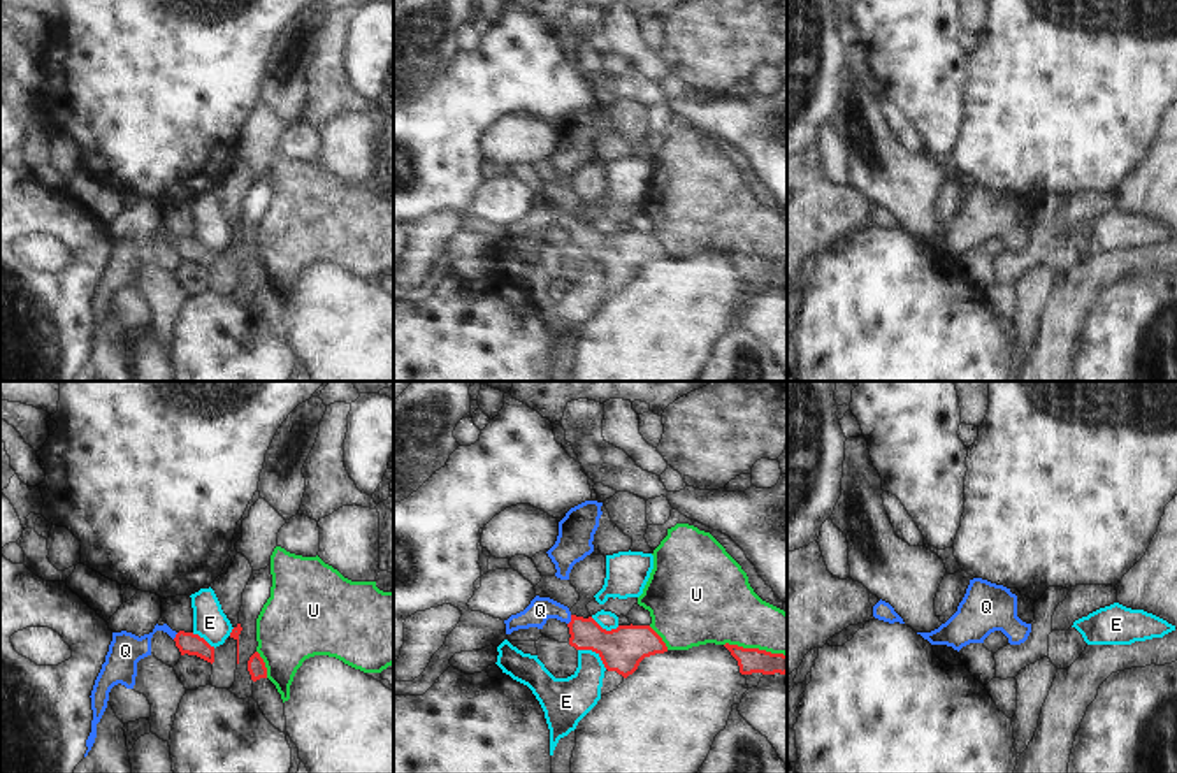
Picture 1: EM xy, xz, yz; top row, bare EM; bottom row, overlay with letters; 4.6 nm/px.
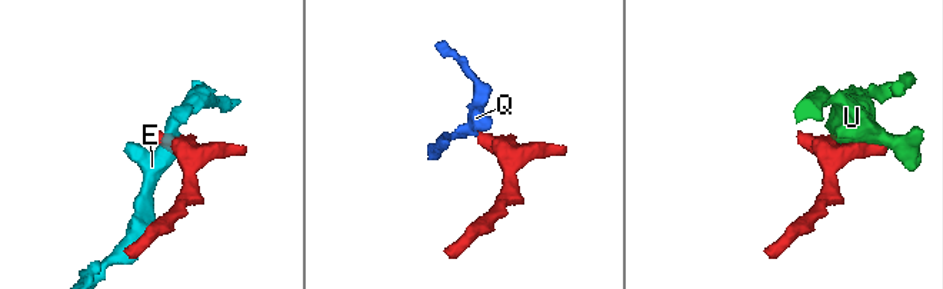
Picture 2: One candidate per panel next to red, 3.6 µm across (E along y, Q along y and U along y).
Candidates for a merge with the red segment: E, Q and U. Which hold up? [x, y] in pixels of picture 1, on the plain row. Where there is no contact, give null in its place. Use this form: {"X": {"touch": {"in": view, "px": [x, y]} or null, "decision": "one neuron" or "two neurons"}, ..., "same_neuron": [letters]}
{"E": {"touch": {"in": "xz", "px": [594, 257]}, "decision": "two neurons"}, "Q": {"touch": {"in": "xz", "px": [571, 227]}, "decision": "one neuron"}, "U": {"touch": {"in": "xz", "px": [756, 255]}, "decision": "two neurons"}, "same_neuron": ["Q"]}

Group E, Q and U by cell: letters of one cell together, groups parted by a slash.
E / Q / U

